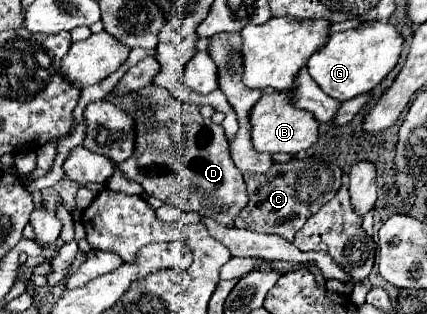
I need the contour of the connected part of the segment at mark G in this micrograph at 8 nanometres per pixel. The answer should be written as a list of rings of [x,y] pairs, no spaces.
[[[382,21],[366,23],[366,27],[332,33],[328,43],[316,51],[308,61],[308,73],[316,81],[316,85],[330,97],[338,101],[354,99],[356,95],[372,91],[396,65],[402,51],[402,35],[400,31]]]

